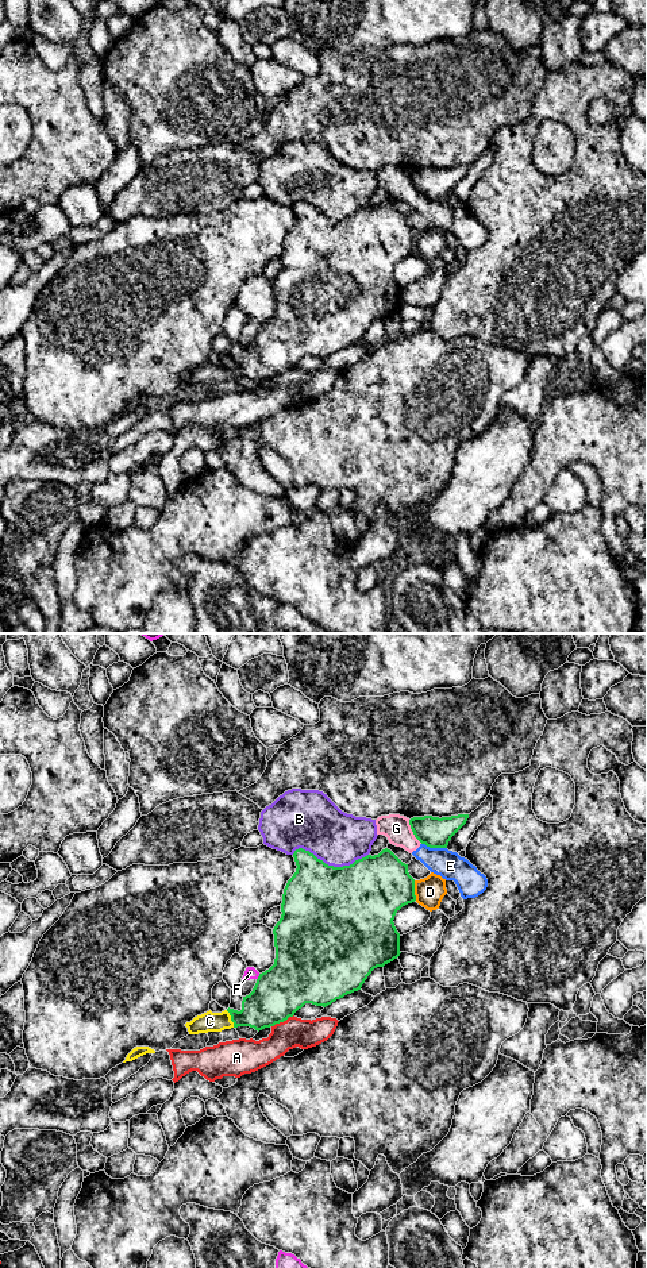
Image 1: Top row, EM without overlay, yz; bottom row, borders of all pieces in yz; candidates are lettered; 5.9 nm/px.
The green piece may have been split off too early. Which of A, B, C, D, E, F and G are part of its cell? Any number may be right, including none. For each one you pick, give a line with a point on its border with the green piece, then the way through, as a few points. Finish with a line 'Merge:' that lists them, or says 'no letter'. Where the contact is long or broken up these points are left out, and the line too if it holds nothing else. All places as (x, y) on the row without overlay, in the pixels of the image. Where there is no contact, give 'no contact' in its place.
C: meets green in yz at (231, 370); runs through yz (269, 354), (250, 367), (231, 370), (210, 373)
Merge: C

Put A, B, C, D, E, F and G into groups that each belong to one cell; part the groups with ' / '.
A / B / C / D / E G / F

